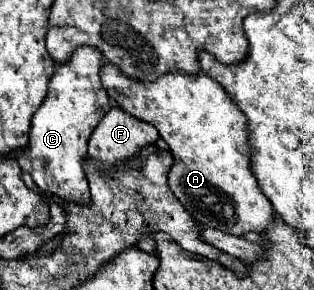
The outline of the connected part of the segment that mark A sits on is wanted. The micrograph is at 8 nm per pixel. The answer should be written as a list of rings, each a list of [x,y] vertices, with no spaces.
[[[104,62],[102,84],[116,106],[150,122],[170,146],[174,164],[168,174],[168,186],[194,220],[234,236],[260,232],[268,226],[274,210],[250,172],[246,116],[216,80],[202,72],[180,74],[170,70],[156,82],[136,82],[118,66]]]

